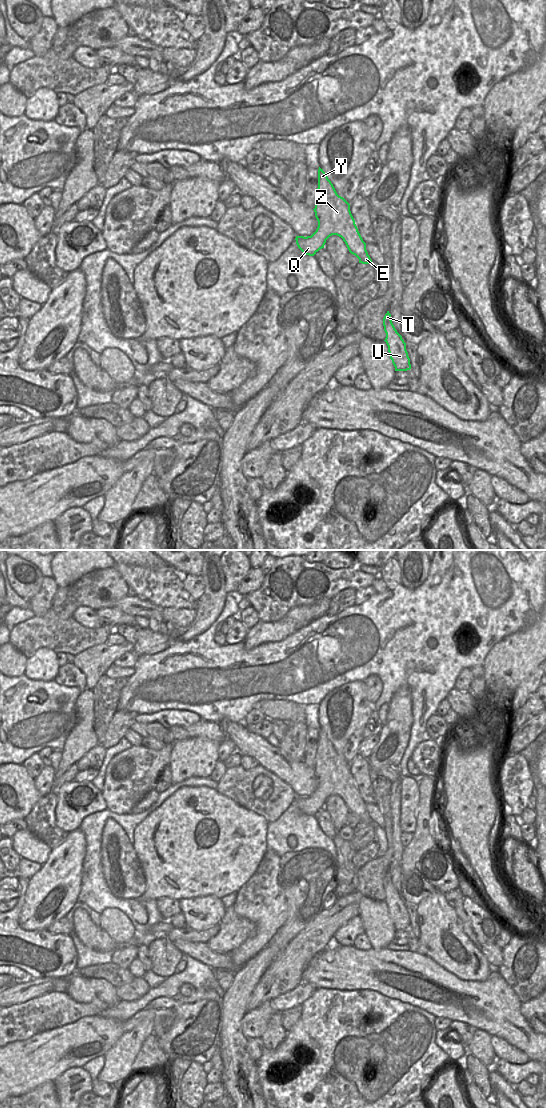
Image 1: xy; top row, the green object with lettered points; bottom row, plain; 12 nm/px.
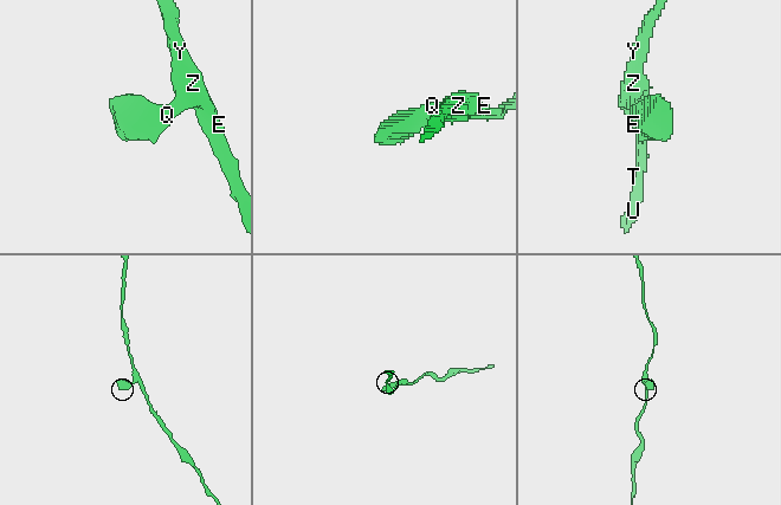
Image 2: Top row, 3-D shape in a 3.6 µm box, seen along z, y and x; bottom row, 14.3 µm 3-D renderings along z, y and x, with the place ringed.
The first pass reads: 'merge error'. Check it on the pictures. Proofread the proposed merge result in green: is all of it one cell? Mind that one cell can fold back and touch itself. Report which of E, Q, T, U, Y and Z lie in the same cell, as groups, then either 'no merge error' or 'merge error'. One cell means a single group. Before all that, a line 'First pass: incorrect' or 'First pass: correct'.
First pass: incorrect
groups E Q T U Y Z; no merge error

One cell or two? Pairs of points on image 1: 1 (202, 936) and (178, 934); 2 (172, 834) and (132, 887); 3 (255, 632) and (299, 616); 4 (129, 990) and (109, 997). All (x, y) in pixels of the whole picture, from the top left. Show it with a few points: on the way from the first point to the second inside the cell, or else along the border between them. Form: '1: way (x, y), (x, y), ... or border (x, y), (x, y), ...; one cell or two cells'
1: way (196, 936), (184, 934); one cell
2: border (134, 850), (145, 880), (145, 891), (142, 895); two cells
3: way (266, 632), (276, 631), (288, 625); one cell
4: border (115, 988), (117, 997), (120, 1000); two cells

